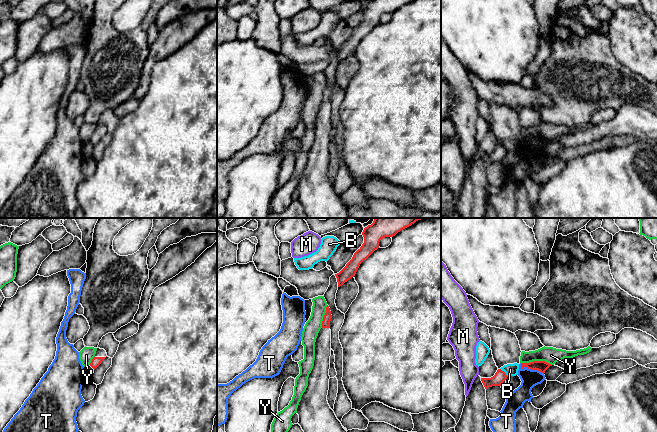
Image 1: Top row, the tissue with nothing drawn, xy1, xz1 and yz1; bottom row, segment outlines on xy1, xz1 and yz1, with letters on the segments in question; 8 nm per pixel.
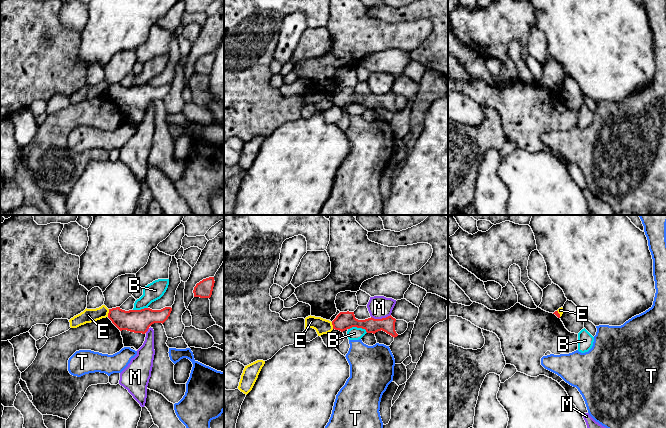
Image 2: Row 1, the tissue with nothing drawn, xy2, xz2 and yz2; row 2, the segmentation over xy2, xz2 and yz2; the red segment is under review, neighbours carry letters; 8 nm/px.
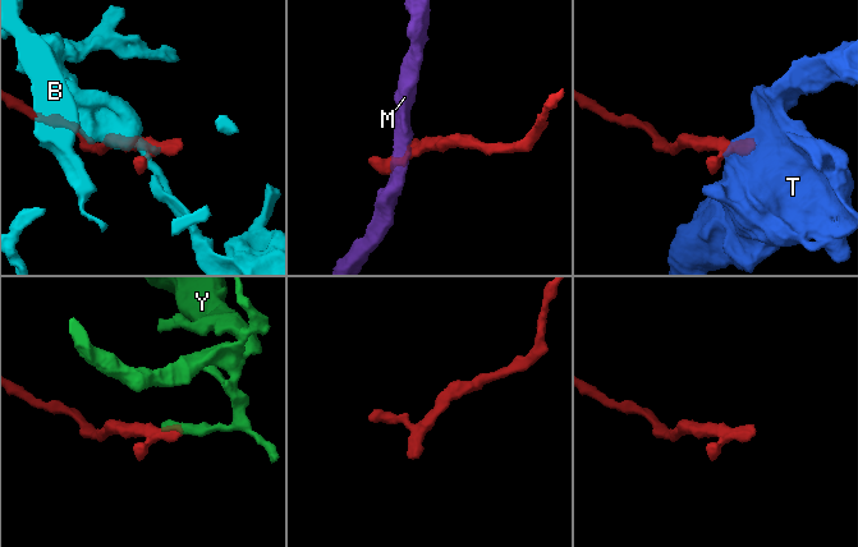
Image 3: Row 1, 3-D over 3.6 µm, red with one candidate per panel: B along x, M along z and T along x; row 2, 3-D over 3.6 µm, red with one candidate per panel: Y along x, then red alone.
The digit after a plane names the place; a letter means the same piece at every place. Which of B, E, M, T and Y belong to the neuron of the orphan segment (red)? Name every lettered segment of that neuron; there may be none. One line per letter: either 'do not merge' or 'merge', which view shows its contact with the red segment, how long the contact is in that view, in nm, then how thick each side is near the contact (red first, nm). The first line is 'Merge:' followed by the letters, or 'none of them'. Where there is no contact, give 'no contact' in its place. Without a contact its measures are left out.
Merge: none of them
B: do not merge; contact in xz2; length 160 nm; calibres 140 and 110 nm
E: do not merge; contact in xy2; length 70 nm; calibres 190 and 110 nm
M: do not merge; contact in xz2; length 160 nm; calibres 120 and 180 nm
T: do not merge; contact in yz1; length 200 nm; calibres 90 and 140 nm
Y: do not merge; contact in yz1; length 240 nm; calibres 90 and 130 nm

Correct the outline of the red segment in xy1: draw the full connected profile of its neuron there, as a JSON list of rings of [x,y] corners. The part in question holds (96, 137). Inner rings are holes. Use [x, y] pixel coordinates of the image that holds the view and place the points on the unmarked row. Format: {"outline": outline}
{"outline": [[[97,124],[95,133],[92,135],[90,142],[95,145],[97,144],[102,137],[106,134],[107,129],[104,125]]]}

